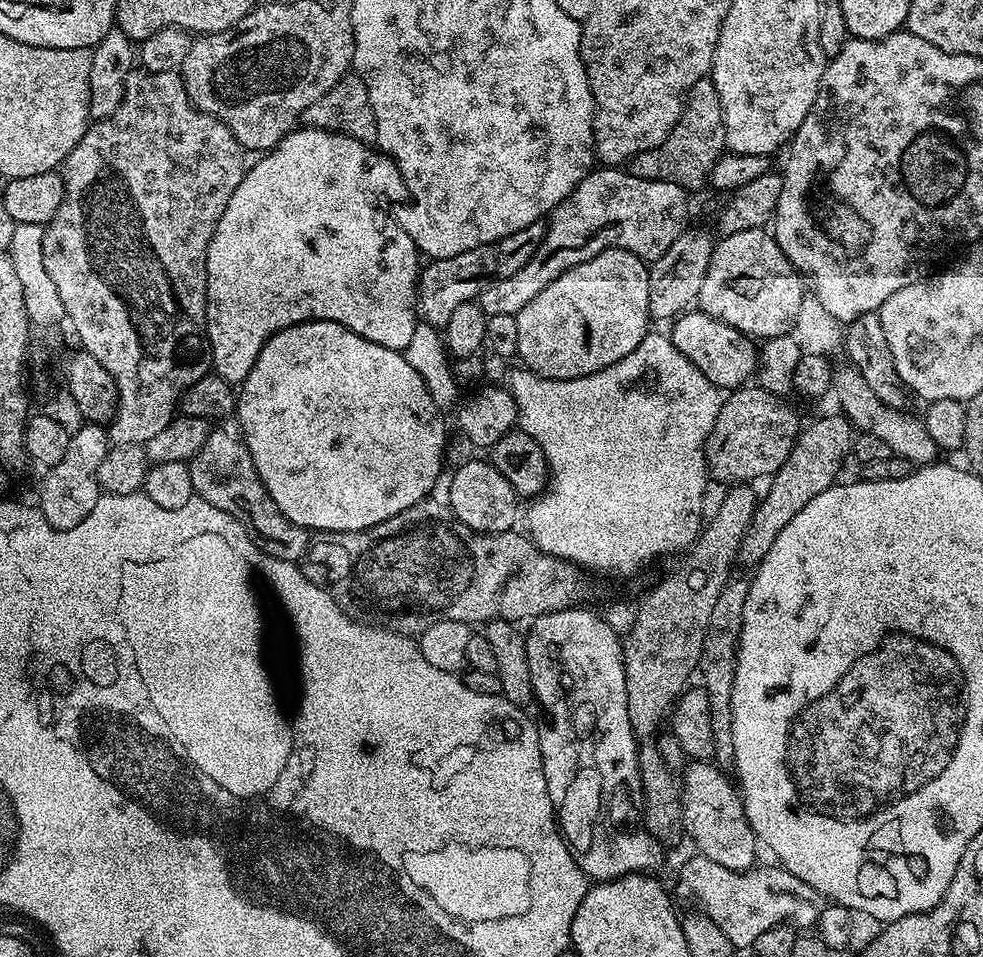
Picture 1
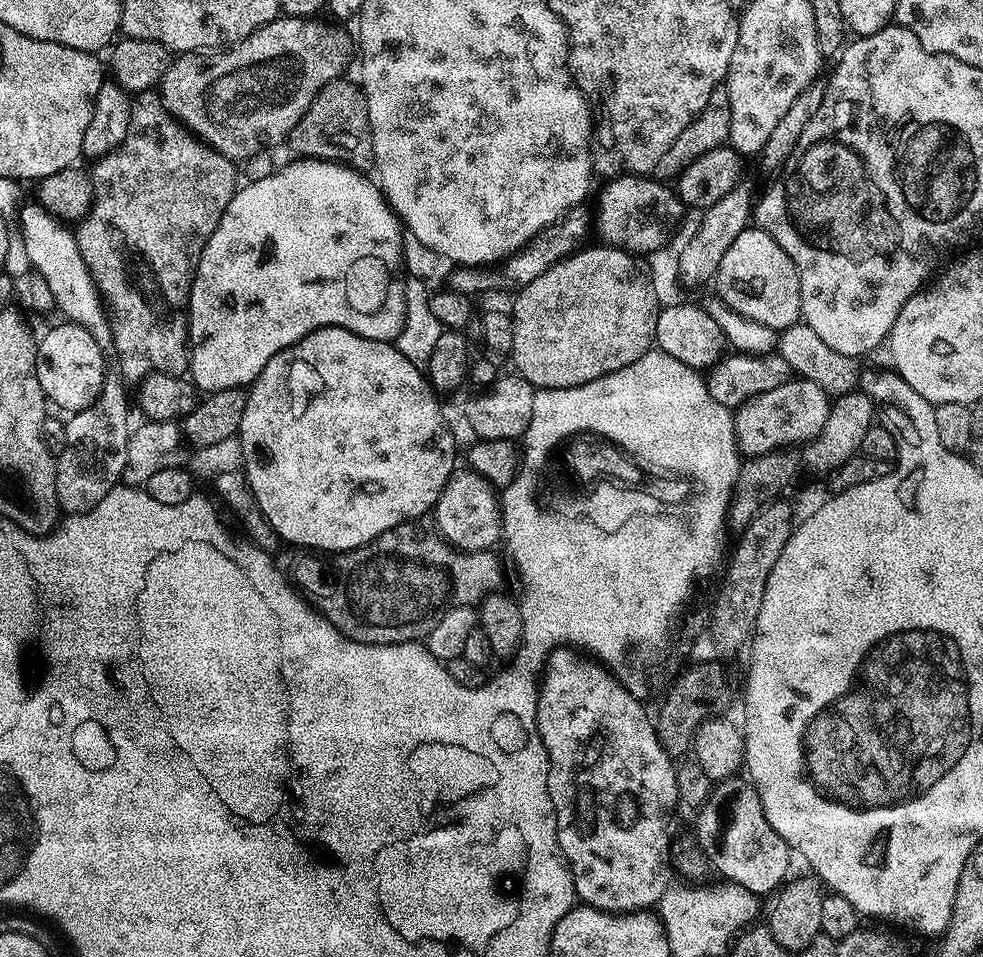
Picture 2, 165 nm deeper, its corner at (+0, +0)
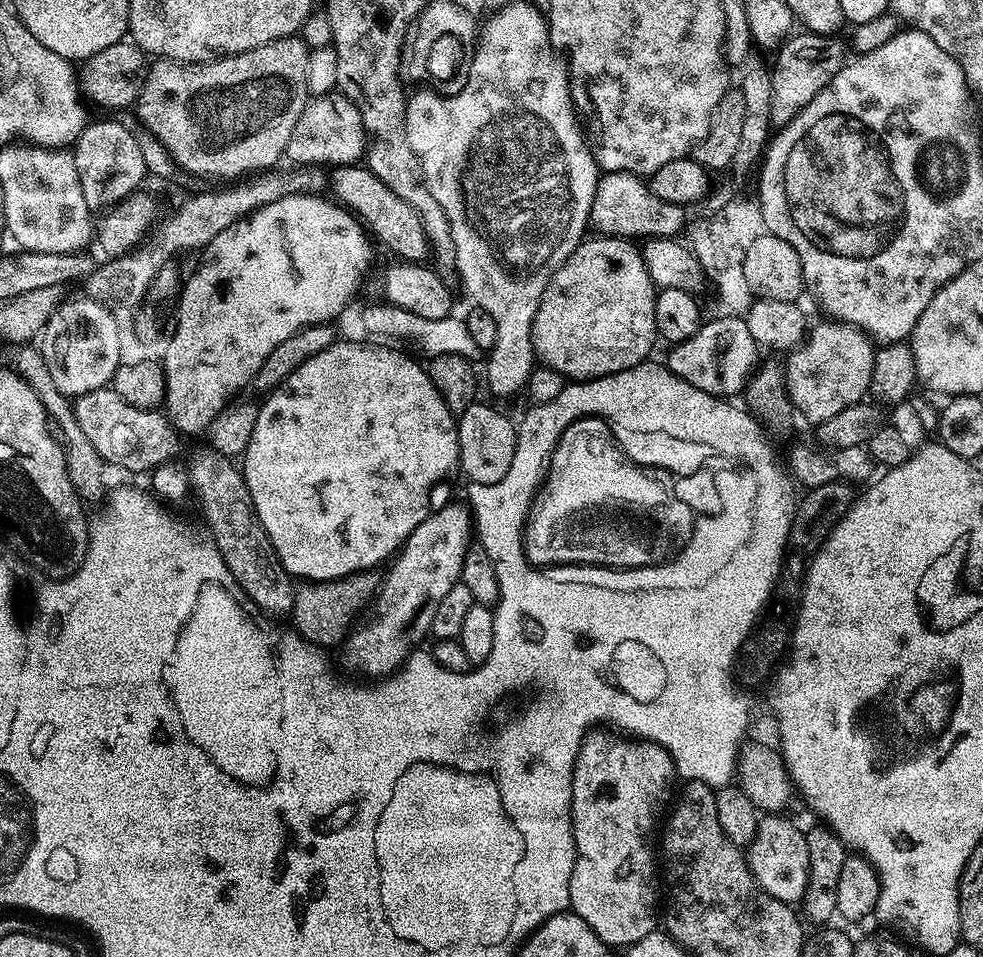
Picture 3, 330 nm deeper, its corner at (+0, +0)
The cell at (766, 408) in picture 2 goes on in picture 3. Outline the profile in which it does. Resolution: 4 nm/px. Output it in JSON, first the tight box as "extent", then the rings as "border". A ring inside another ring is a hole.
{"extent":[783,322,874,426],"border":[[[824,322],[816,329],[811,329],[810,335],[795,350],[787,353],[788,361],[783,361],[784,386],[793,409],[809,420],[812,426],[826,422],[826,418],[834,418],[846,410],[846,406],[861,403],[869,395],[872,387],[872,371],[874,370],[874,344],[868,334],[853,327],[852,324],[839,322]]]}

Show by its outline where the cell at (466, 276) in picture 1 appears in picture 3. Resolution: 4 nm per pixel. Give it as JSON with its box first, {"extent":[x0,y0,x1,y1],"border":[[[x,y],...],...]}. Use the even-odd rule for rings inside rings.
{"extent":[588,172,686,238],"border":[[[604,172],[596,184],[588,218],[591,227],[596,227],[601,236],[672,238],[683,233],[686,227],[684,212],[681,205],[662,202],[641,177],[629,172]]]}

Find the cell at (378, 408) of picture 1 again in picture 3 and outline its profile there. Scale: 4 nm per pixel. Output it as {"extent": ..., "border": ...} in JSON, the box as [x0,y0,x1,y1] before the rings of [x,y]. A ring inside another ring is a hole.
{"extent":[242,339,460,582],"border":[[[341,339],[339,342],[332,344],[326,350],[322,350],[318,354],[314,354],[314,358],[306,358],[306,362],[302,362],[302,366],[298,366],[298,370],[294,370],[294,374],[290,374],[290,378],[286,378],[283,382],[274,389],[274,391],[267,393],[263,397],[264,405],[259,405],[256,421],[254,422],[254,434],[250,434],[250,442],[246,446],[242,457],[242,471],[244,473],[244,481],[250,490],[250,498],[254,502],[254,510],[258,514],[258,518],[262,522],[262,526],[266,530],[266,534],[270,538],[270,542],[274,546],[274,550],[278,554],[278,558],[282,562],[282,566],[286,569],[289,576],[299,578],[304,582],[319,582],[322,580],[340,580],[344,576],[353,576],[355,572],[367,572],[375,569],[376,564],[380,564],[384,559],[387,561],[403,545],[404,541],[412,531],[416,529],[421,522],[428,517],[430,505],[428,503],[432,500],[432,487],[435,486],[439,480],[444,480],[453,471],[457,471],[460,463],[460,447],[458,446],[458,434],[456,433],[456,425],[458,423],[457,417],[446,406],[446,402],[442,398],[442,394],[438,394],[438,390],[434,386],[434,382],[428,377],[425,365],[419,364],[416,360],[411,360],[404,352],[399,352],[399,347],[386,346],[390,348],[383,348],[383,343],[380,342],[363,342],[356,343],[350,340]]]}

